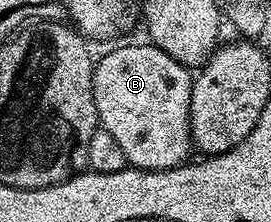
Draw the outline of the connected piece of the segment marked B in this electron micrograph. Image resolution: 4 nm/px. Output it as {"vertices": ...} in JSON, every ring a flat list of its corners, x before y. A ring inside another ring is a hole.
{"vertices":[[143,41,108,52,94,64,92,93,96,97,96,113,101,130,112,133,131,168,140,171,167,171,182,166,191,158,190,101,194,97,192,75,187,67,168,57,164,49]]}

